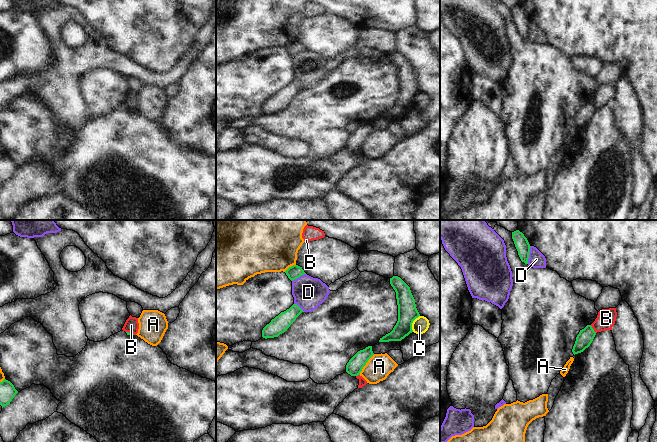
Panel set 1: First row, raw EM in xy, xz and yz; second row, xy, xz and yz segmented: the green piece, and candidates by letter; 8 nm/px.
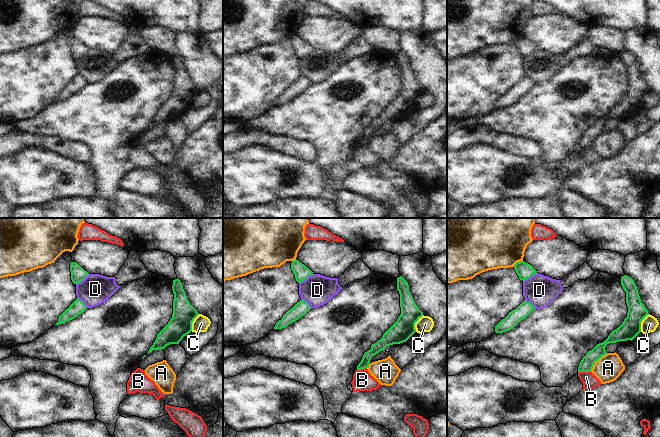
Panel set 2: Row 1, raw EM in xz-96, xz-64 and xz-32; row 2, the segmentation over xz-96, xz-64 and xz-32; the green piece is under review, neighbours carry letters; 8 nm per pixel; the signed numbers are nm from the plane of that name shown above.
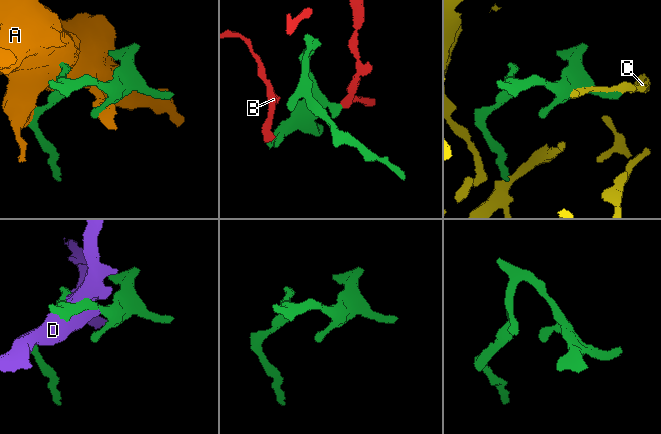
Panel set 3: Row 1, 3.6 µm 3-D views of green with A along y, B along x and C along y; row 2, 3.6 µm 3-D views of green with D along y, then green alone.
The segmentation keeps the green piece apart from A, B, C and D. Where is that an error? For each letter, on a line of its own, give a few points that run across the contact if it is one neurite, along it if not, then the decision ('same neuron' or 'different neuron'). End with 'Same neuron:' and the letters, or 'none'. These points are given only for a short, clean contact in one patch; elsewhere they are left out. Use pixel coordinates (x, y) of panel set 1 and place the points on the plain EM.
A: line xz (374, 130), (359, 150); different neuron
B: line yz (590, 101), (596, 108); different neuron
C: different neuron
D: different neuron
Same neuron: none

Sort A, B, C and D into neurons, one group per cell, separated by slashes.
A / B / C / D

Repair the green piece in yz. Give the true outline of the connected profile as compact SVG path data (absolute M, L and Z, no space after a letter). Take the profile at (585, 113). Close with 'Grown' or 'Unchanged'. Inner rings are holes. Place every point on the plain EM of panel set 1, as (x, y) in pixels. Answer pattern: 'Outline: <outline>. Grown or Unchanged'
Outline: M587 101L584 105L580 106L579 110L576 113L575 120L573 122L573 130L578 130L583 128L586 124L592 119L596 108L591 101Z. Unchanged

